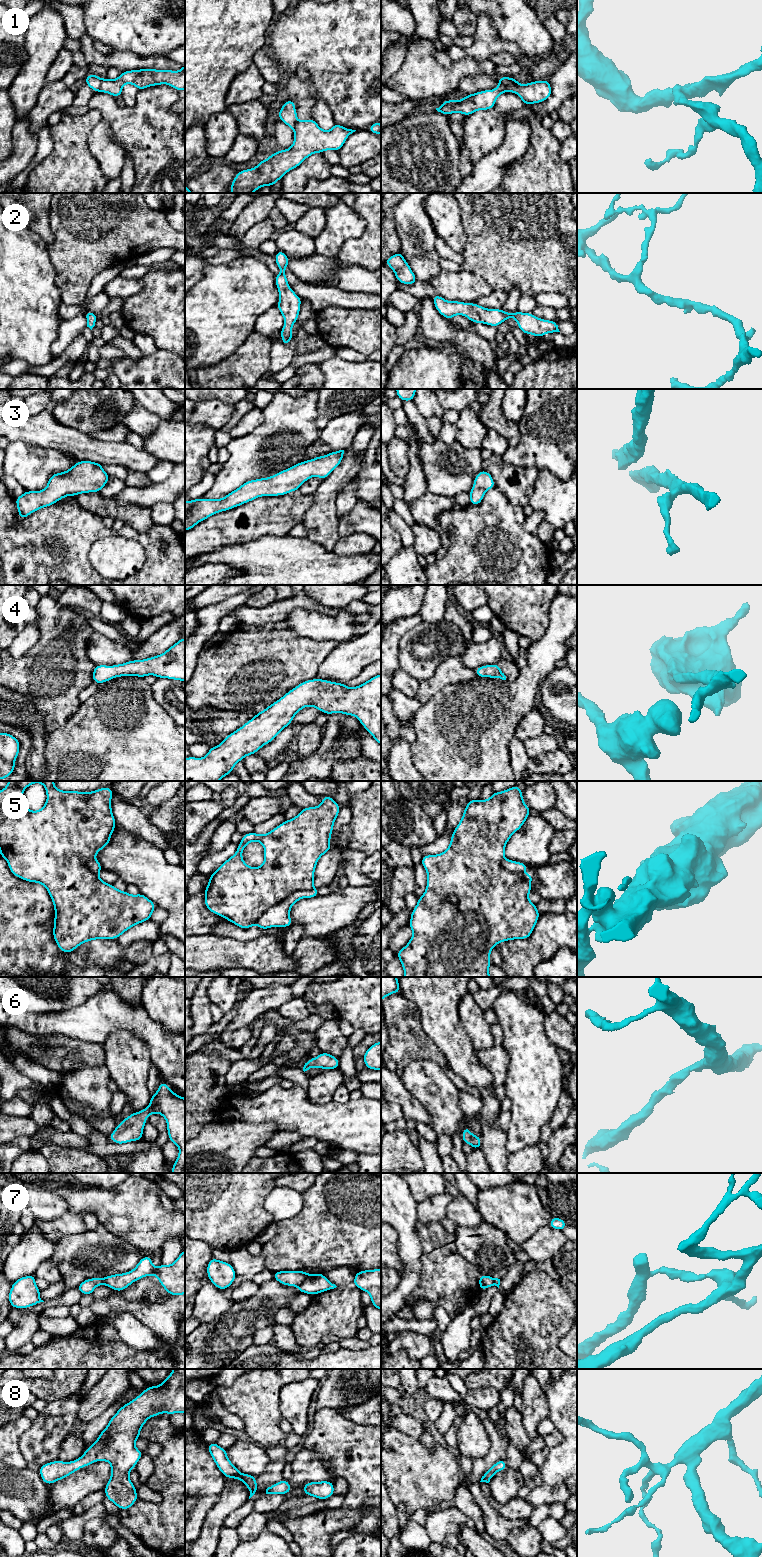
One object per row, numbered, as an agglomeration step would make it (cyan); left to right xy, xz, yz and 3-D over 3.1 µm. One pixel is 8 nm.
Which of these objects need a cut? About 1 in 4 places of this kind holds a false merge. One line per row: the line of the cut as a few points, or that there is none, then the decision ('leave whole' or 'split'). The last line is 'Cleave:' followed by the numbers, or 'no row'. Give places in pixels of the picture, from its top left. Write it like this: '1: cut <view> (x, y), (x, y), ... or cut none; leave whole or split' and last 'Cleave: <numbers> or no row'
1: cut yz (516, 82), (511, 84), (507, 90); split
2: cut none; leave whole
3: cut none; leave whole
4: cut none; leave whole
5: cut none; leave whole
6: cut none; leave whole
7: cut xz (307, 1274), (297, 1286); split
8: cut none; leave whole
Cleave: 1, 7

